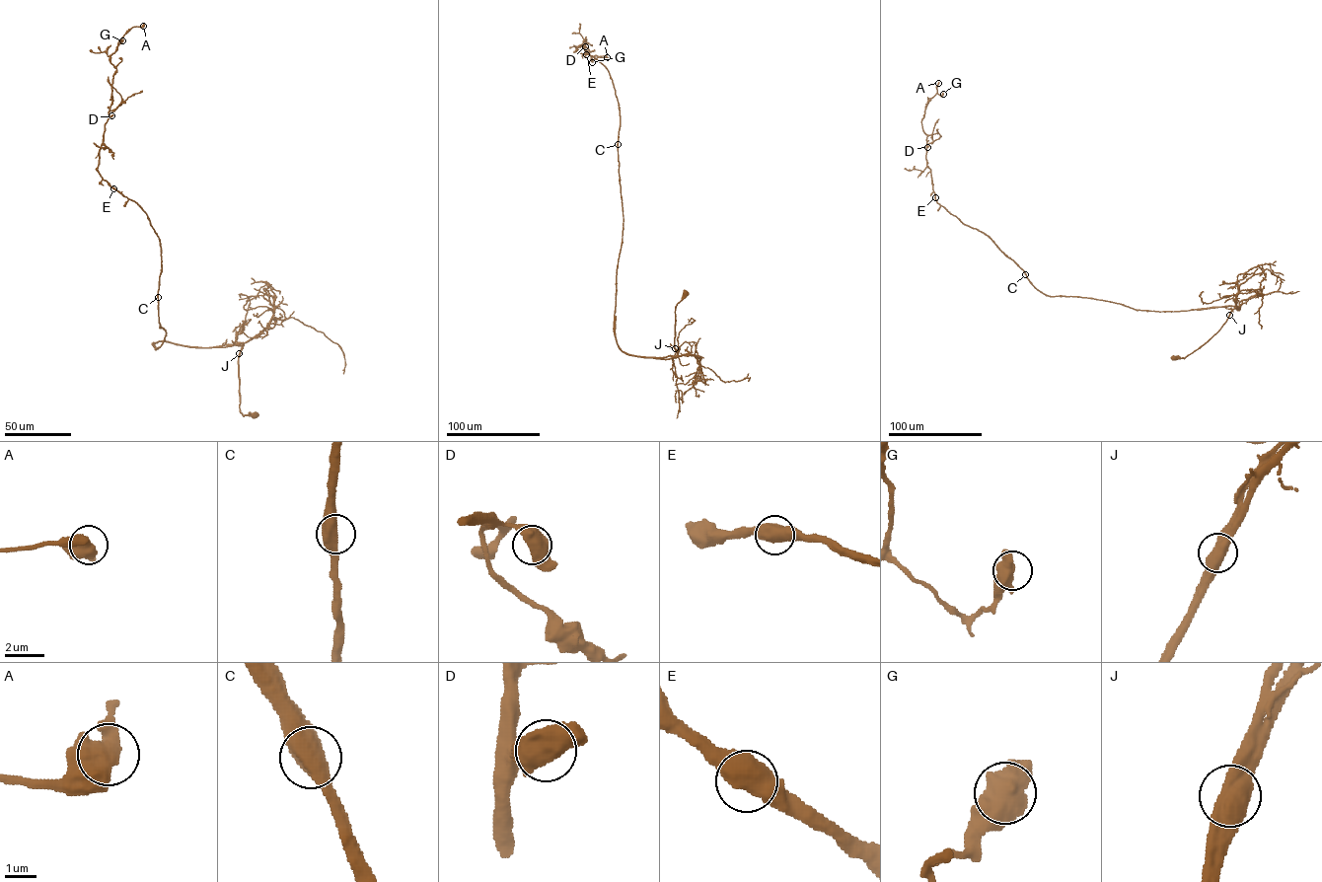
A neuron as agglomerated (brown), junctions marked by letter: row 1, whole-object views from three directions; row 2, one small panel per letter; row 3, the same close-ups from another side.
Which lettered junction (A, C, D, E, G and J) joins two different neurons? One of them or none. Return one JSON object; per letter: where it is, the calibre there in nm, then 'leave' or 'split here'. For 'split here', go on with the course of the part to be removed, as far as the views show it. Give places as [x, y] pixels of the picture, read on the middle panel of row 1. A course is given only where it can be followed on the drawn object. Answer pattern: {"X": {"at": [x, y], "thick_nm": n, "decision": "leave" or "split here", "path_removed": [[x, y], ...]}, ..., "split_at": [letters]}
{"A": {"at": [607, 57], "thick_nm": 600, "decision": "leave"}, "C": {"at": [618, 144], "thick_nm": 600, "decision": "leave"}, "D": {"at": [585, 46], "thick_nm": 650, "decision": "leave"}, "E": {"at": [586, 54], "thick_nm": 600, "decision": "leave"}, "G": {"at": [592, 62], "thick_nm": 600, "decision": "leave"}, "J": {"at": [675, 348], "thick_nm": 600, "decision": "split here", "path_removed": [[675, 348], [678, 355], [692, 354], [698, 358], [696, 343], [685, 341], [680, 346], [680, 363], [689, 363]]}, "split_at": ["J"]}

